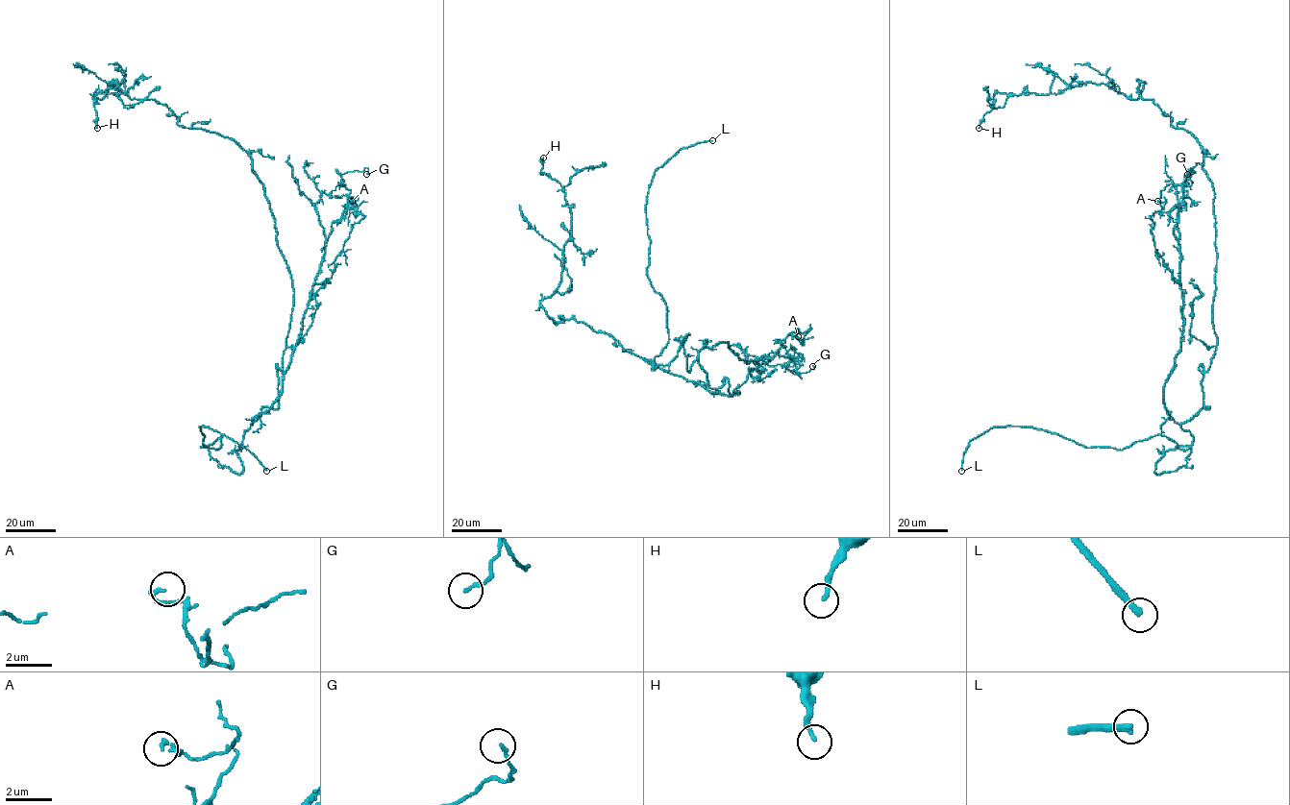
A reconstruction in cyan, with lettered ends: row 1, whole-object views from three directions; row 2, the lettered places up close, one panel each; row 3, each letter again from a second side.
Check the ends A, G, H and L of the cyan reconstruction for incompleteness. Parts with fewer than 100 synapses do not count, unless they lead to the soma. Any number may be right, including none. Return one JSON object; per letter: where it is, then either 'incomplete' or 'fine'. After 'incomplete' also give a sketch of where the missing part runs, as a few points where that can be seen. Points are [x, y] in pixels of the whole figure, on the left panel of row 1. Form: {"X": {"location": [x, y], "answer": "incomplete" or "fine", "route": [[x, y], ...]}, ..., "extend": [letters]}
{"A": {"location": [352, 201], "answer": "fine"}, "G": {"location": [366, 174], "answer": "fine"}, "H": {"location": [97, 128], "answer": "fine"}, "L": {"location": [266, 471], "answer": "incomplete", "route": [[266, 471], [288, 494], [293, 506]]}, "extend": ["L"]}

